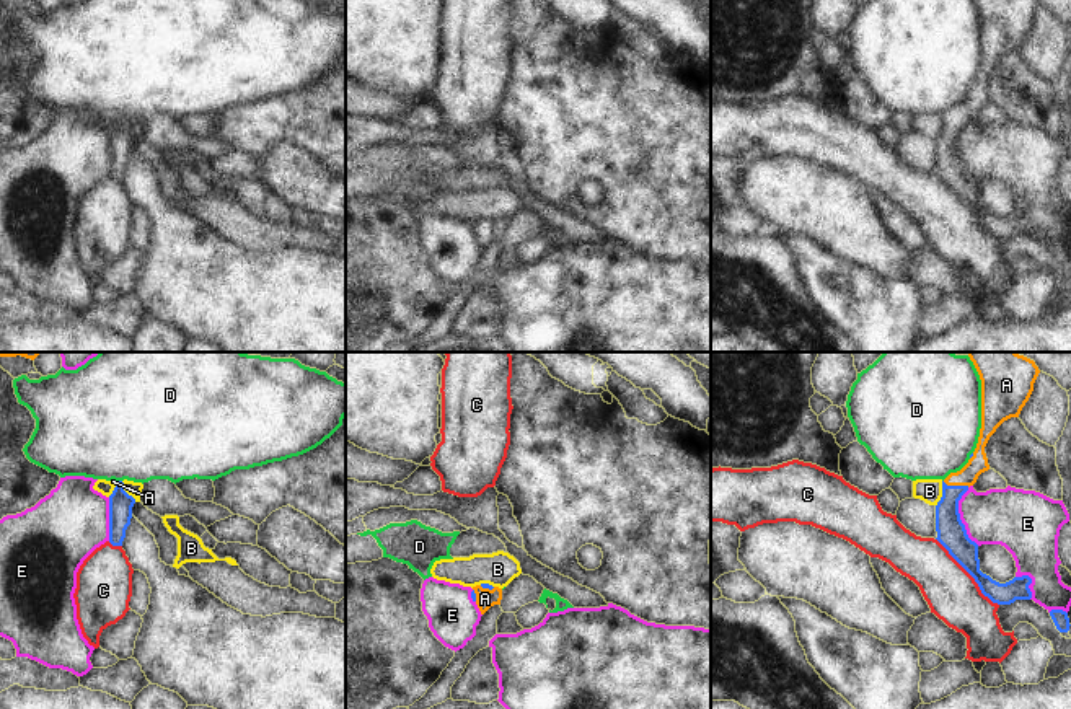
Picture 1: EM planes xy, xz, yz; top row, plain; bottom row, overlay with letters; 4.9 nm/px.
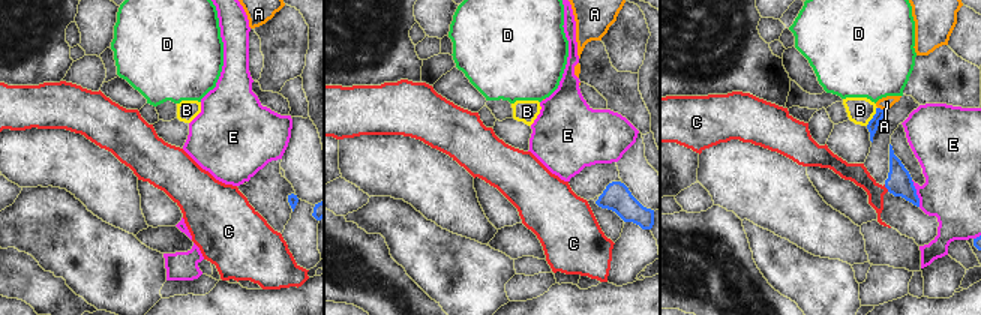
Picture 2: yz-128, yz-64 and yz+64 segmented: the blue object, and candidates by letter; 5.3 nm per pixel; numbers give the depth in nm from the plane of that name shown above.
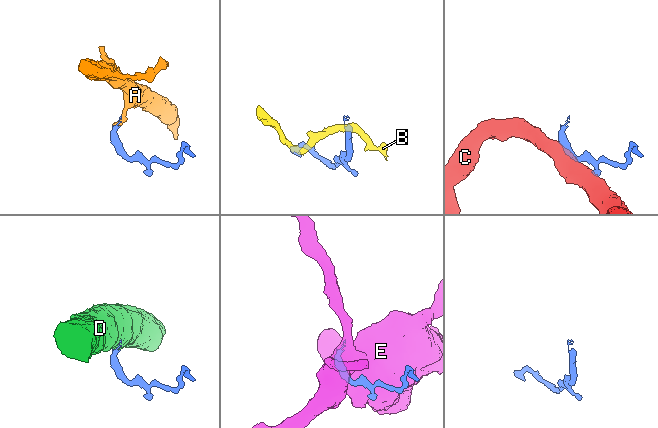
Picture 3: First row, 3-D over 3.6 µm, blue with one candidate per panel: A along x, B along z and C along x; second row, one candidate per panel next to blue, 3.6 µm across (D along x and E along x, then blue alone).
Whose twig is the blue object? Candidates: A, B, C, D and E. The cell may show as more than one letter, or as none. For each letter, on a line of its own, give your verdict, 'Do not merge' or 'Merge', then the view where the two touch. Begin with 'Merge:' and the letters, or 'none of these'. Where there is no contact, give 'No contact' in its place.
Merge: A
A: Merge. Touches blue in yz
B: Do not merge. Touches blue in yz
C: Do not merge. Touches blue in yz
D: Do not merge. Touches blue in xy
E: Do not merge. Touches blue in yz.

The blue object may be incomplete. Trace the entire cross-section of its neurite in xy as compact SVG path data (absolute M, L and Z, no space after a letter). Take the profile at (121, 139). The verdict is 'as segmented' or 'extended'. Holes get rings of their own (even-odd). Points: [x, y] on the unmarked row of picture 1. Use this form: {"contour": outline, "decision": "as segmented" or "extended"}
{"contour": "M117 116L109 130L109 178L122 181L126 165L130 160L135 134L124 126L124 117Z", "decision": "as segmented"}

